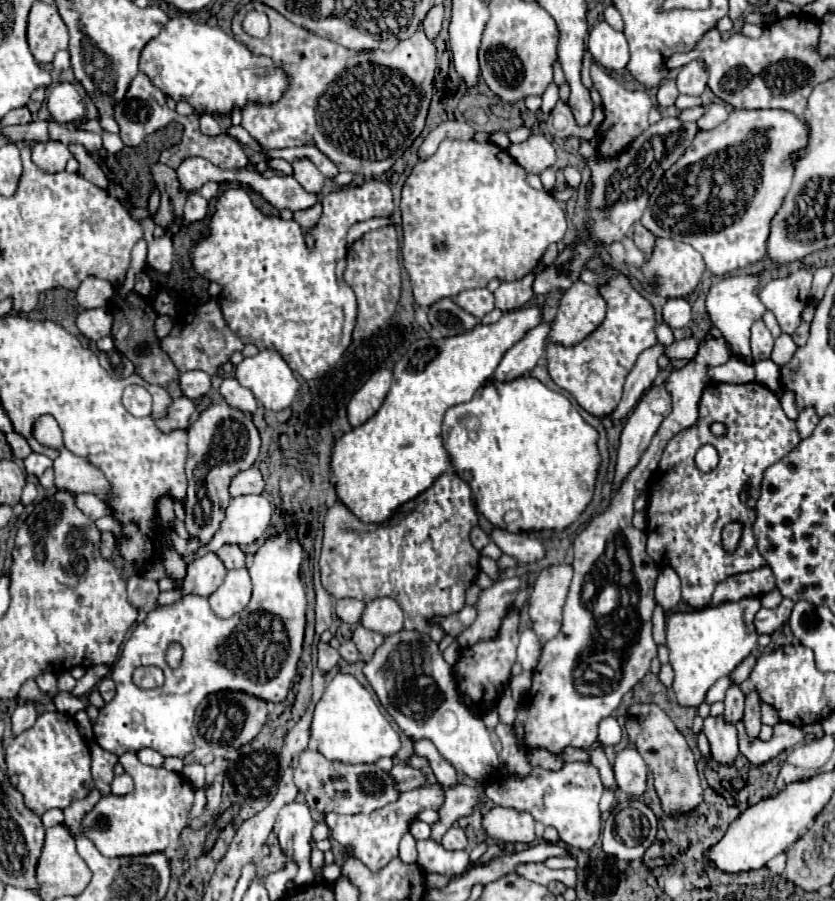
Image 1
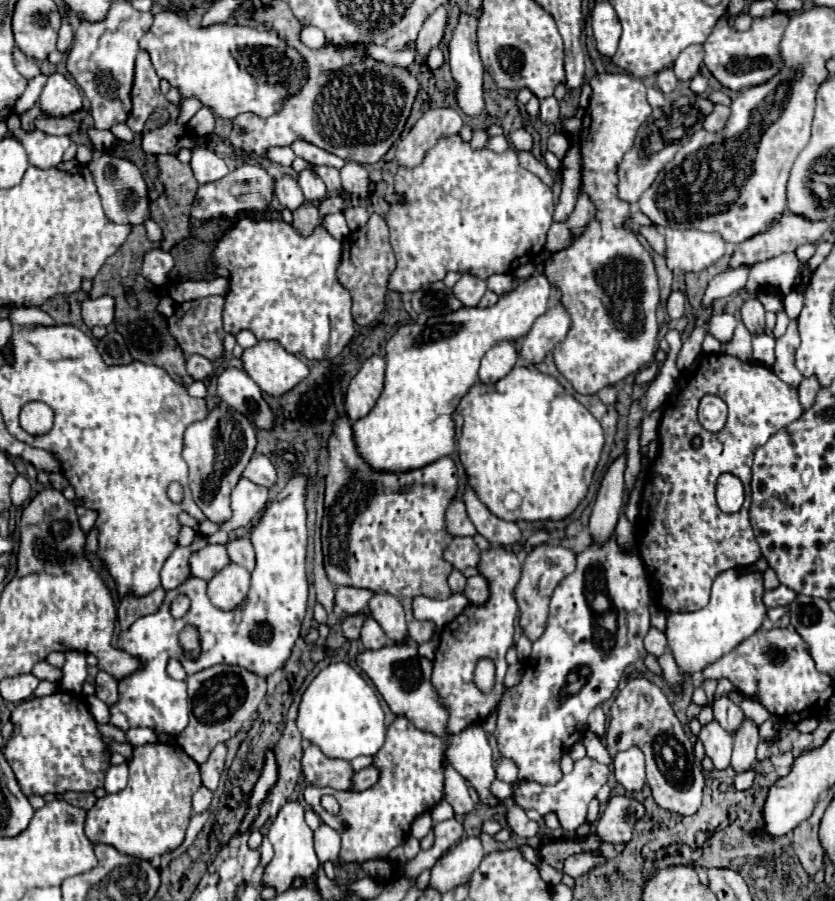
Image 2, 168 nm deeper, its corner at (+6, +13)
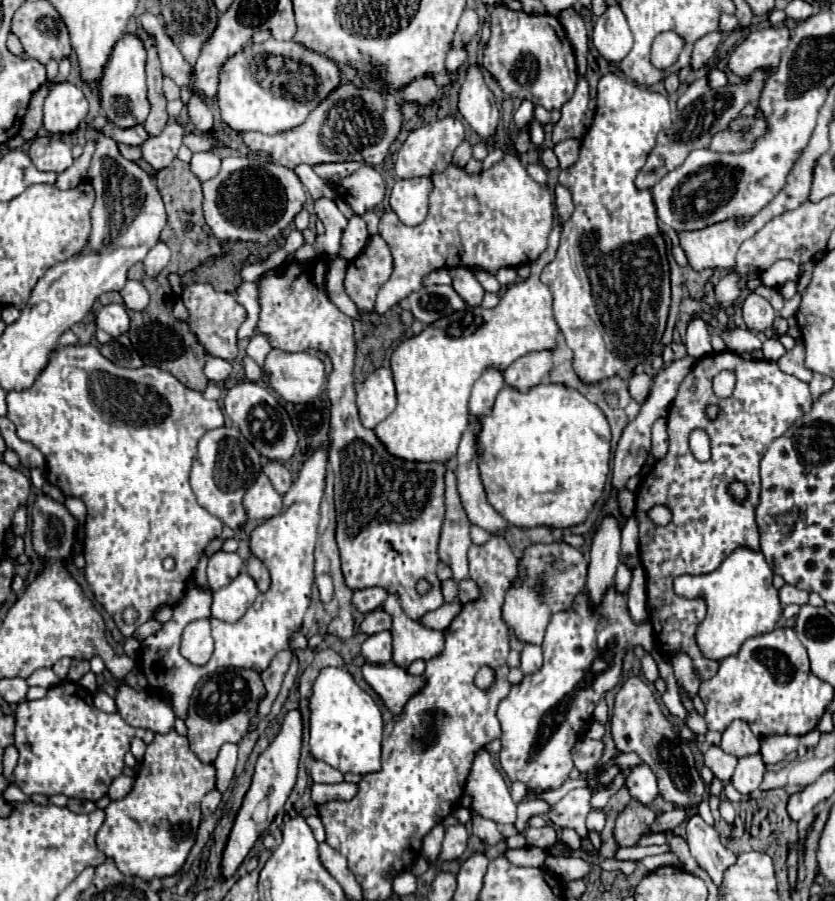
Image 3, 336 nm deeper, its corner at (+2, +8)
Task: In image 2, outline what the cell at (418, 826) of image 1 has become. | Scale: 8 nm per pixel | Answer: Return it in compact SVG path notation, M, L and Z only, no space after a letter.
M424 812L424 814L420 814L420 816L412 822L410 834L412 834L414 838L422 840L422 838L428 834L428 830L430 830L430 828L432 828L432 818L430 818L430 814L428 814L428 812Z

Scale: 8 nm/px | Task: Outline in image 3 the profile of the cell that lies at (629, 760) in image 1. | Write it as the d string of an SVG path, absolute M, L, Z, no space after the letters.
M638 765L632 769L628 777L628 789L630 789L630 795L644 805L650 805L660 793L656 775L652 773L652 769L648 769L648 765Z

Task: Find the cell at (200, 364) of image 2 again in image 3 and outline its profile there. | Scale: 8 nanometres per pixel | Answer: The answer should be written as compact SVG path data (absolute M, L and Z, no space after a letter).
M208 357L208 363L204 367L204 373L210 381L214 383L222 383L228 379L228 375L232 373L232 363L220 357Z

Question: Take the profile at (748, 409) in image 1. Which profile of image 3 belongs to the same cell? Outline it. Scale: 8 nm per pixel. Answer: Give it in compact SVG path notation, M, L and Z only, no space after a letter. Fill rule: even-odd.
M724 351L724 353L714 353L698 359L698 363L692 367L688 377L678 389L678 395L670 407L668 413L668 437L670 437L670 449L664 459L656 461L652 469L648 471L646 477L642 477L640 487L636 491L636 519L638 519L638 529L640 529L640 559L642 567L646 571L646 595L648 595L648 613L650 613L650 623L656 633L656 645L664 655L672 653L686 653L692 659L692 665L700 677L700 681L708 681L708 677L716 675L716 669L720 667L720 661L706 659L700 653L700 647L696 645L696 627L704 619L706 605L704 601L688 601L682 599L674 593L672 581L678 575L704 575L712 573L734 549L738 547L750 547L758 551L758 527L754 519L754 511L760 503L760 459L764 457L766 449L770 443L780 437L798 417L810 411L812 407L812 395L808 389L808 383L782 373L780 367L774 361L744 361L740 355L734 351ZM722 369L732 369L736 371L736 387L734 393L728 399L720 399L714 395L712 389L712 379L722 371ZM708 405L718 405L720 413L716 419L708 419L706 407ZM694 429L706 431L710 437L710 449L712 457L708 461L698 461L690 447L688 447L688 437ZM734 481L740 481L746 485L746 499L736 501L730 495L730 485ZM654 505L666 505L672 511L672 521L664 527L658 527L652 523L648 517L648 511Z

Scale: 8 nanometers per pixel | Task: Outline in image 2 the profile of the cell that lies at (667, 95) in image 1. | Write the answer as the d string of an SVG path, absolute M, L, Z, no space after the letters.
M664 68L662 72L656 74L656 84L658 84L658 88L660 88L664 94L670 94L670 92L676 88L678 78L674 76L674 70L672 70L672 68Z

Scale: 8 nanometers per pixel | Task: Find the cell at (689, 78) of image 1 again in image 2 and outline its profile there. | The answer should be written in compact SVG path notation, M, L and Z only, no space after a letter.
M692 44L686 50L680 52L680 56L674 62L674 74L678 80L690 80L698 74L700 64L704 58L704 48L702 44Z

